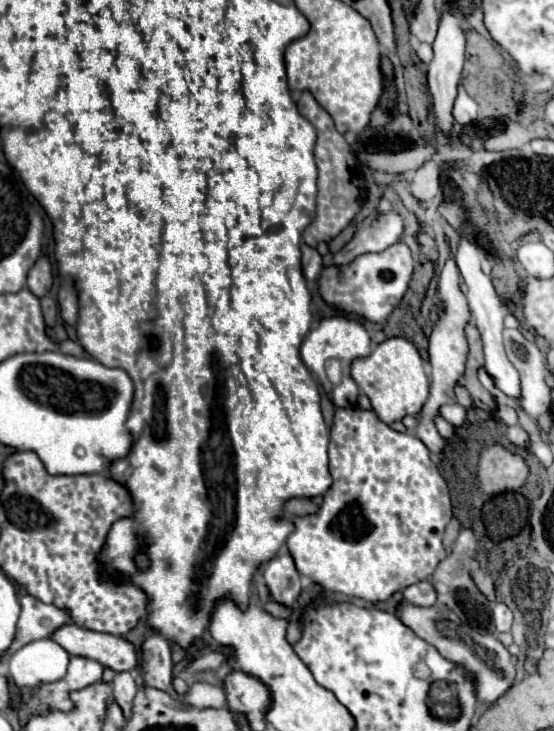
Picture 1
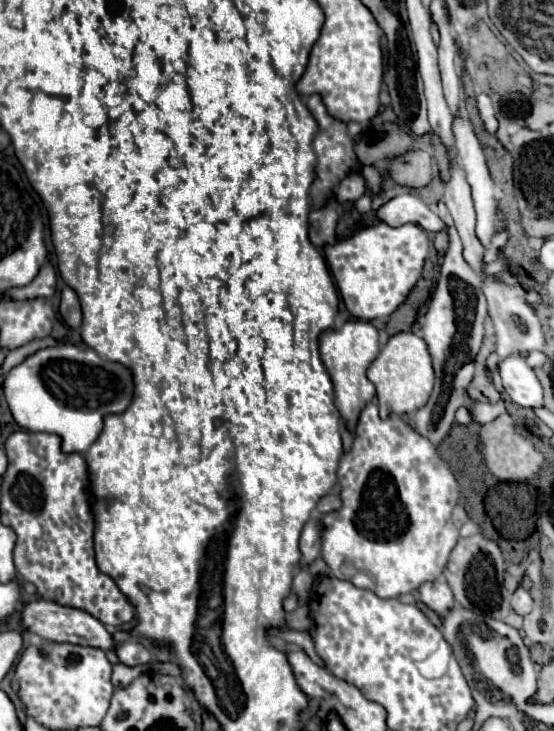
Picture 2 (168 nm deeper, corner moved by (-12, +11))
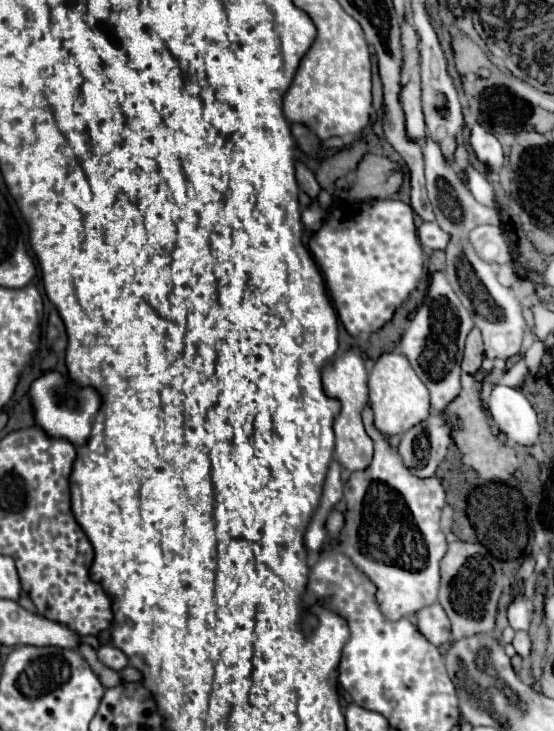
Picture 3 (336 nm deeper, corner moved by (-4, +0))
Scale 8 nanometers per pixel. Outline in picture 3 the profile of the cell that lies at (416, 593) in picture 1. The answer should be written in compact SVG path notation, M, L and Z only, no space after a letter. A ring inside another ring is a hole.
M434 603L432 607L426 607L424 611L418 611L418 631L436 647L446 645L450 641L450 627L448 617L444 615L444 609Z

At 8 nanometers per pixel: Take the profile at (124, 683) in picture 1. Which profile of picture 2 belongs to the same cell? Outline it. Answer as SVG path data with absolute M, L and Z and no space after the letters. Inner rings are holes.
M122 642L122 644L118 644L116 646L116 656L126 666L148 664L152 660L152 654L140 642Z

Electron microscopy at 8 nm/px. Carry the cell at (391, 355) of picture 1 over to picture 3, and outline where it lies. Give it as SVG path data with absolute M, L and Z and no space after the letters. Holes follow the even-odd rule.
M384 353L374 363L374 369L368 377L368 387L370 387L370 407L374 411L374 427L386 437L402 435L430 415L428 389L420 381L420 377L412 371L408 359L404 359L402 353Z

